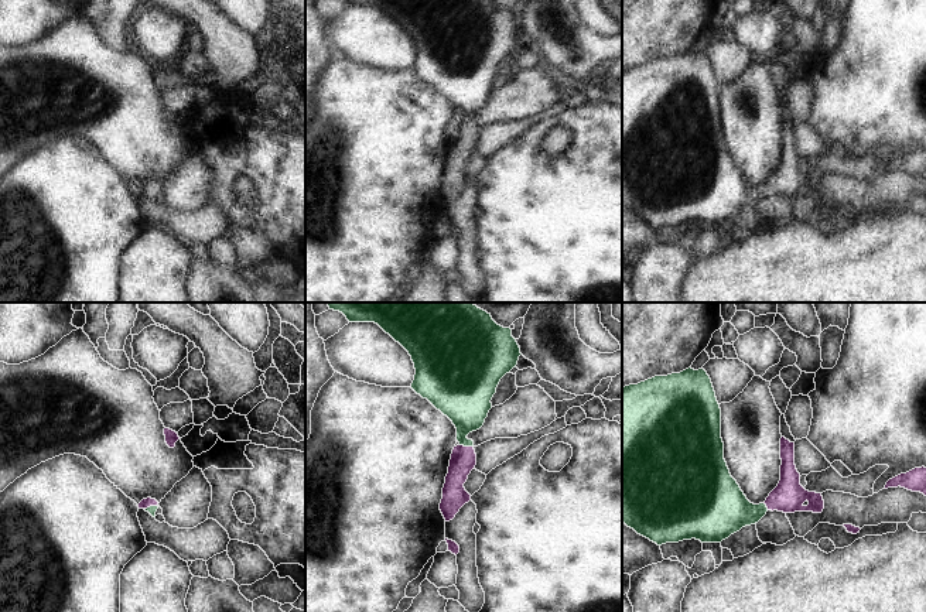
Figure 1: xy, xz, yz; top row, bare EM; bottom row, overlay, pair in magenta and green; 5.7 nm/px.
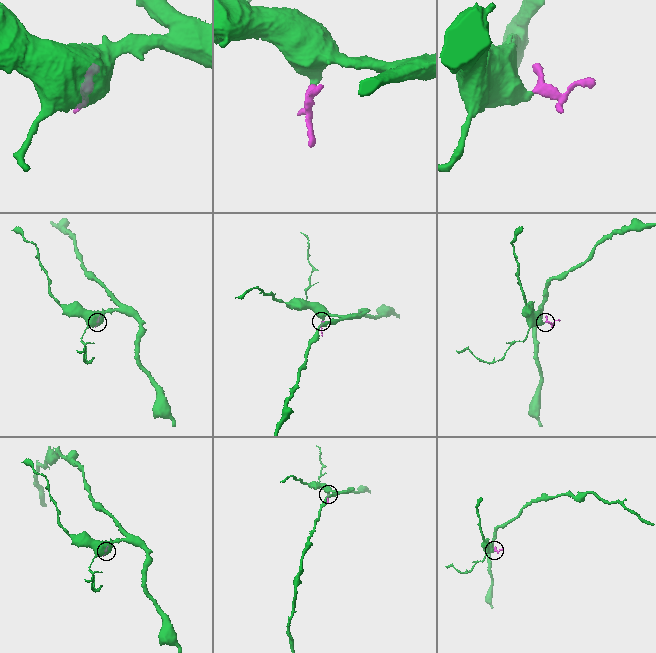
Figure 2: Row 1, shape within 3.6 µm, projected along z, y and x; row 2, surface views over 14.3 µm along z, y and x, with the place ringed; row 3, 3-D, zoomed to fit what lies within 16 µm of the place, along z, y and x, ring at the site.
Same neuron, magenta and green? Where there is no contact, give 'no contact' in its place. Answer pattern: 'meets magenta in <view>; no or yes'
meets magenta in xz; yes

